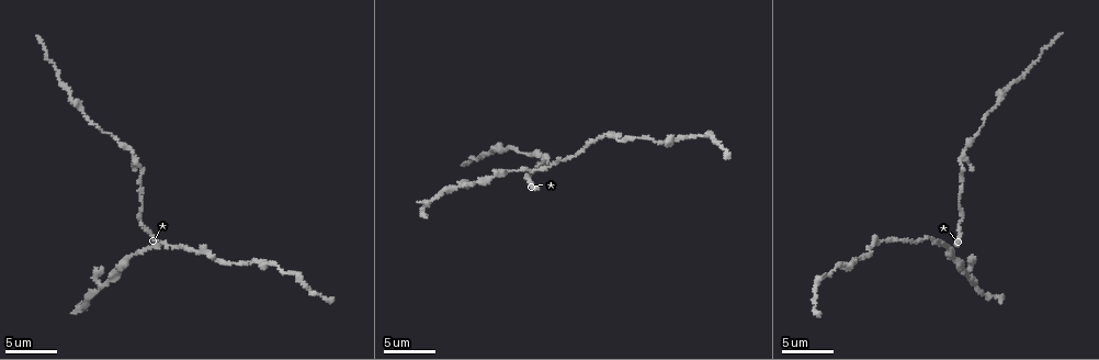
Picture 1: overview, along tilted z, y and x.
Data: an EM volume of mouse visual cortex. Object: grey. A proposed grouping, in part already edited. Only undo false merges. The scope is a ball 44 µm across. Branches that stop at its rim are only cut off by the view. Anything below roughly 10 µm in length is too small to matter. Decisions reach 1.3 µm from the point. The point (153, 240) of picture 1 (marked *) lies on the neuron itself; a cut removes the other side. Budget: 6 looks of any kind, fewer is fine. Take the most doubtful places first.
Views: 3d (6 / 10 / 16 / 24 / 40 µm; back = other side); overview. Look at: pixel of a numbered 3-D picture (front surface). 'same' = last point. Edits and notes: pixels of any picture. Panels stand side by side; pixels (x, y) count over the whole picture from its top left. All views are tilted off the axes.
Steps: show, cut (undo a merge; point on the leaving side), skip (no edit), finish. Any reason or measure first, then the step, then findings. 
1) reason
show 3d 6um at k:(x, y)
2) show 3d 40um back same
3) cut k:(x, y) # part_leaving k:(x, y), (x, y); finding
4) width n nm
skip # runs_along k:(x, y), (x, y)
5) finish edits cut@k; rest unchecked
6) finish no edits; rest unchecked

three arms meet
show 3d 6um at 1:(545, 156)

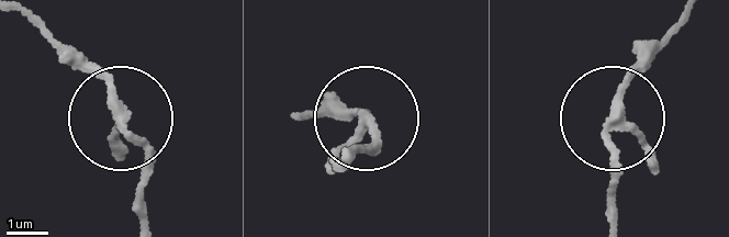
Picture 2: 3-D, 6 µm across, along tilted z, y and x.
show 3d 6um back at 2:(118, 111)

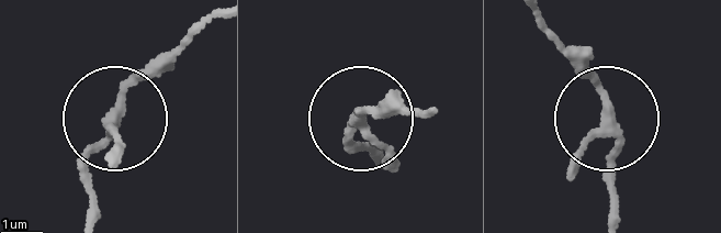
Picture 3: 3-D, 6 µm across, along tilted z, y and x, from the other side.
arms 3
skip # continuous, no second neuron

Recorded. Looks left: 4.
thick turns thin
show 3d 6um at 1:(217, 260)

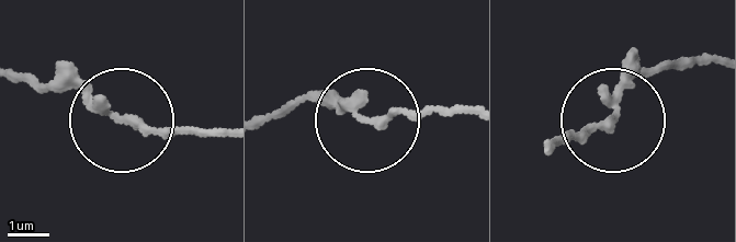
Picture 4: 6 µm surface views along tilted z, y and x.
show 3d 6um back at 4:(610, 120)

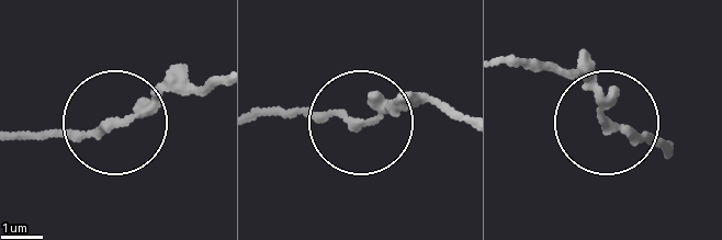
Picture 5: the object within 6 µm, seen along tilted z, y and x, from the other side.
skip # runs_along 5:(519, 65), (588, 78), (606, 122), (663, 149); one neuron here

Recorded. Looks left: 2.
calibre changes
show 3d 10um at 1:(993, 105)

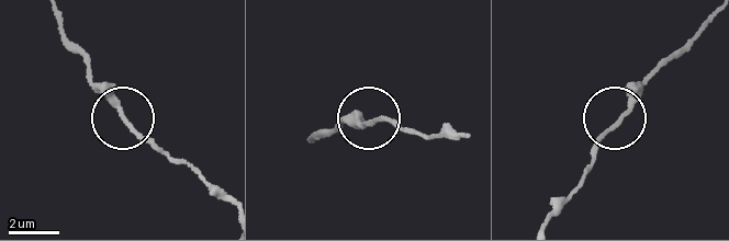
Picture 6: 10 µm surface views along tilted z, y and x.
show 3d 6um at 6:(620, 121)

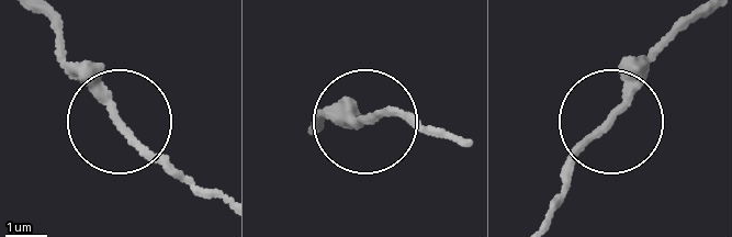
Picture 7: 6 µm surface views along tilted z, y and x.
skip # all the same neuron

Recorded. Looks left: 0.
finish no edits; rest unchecked

